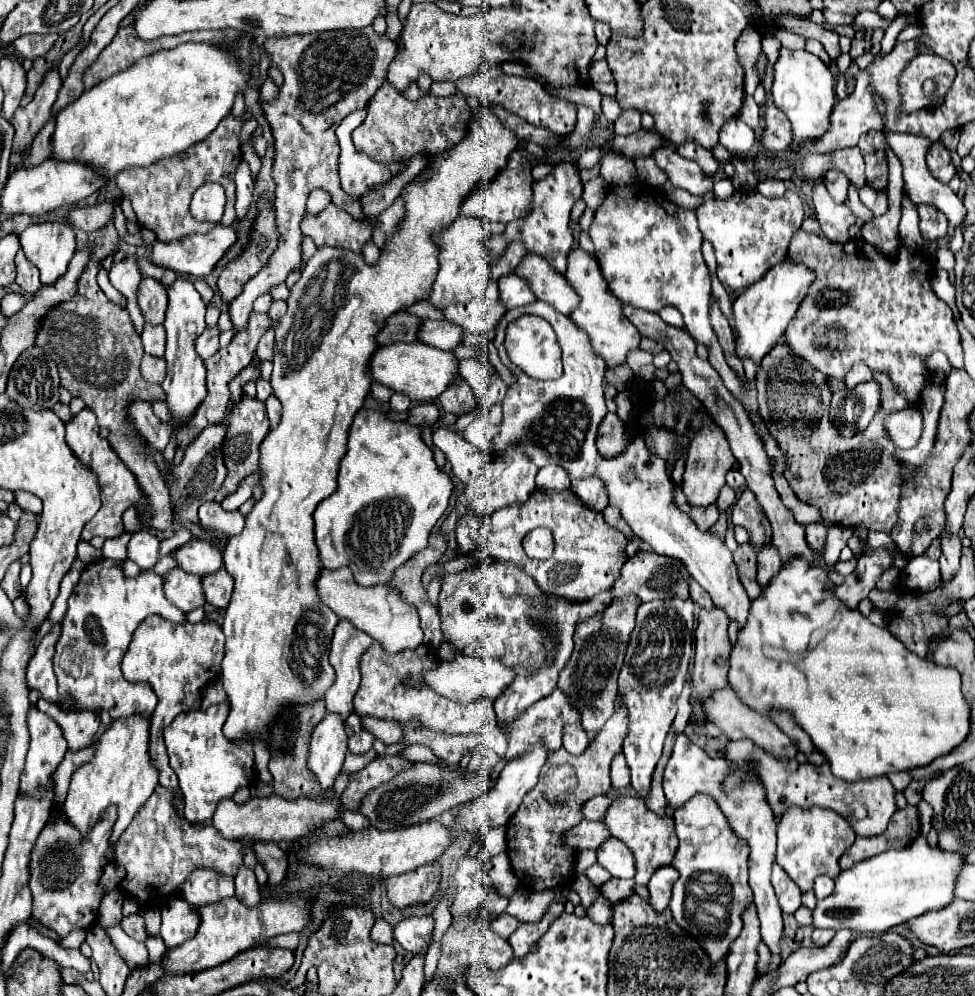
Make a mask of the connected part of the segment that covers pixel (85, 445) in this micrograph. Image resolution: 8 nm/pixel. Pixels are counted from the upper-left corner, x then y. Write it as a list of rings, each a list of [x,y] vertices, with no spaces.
[[[86,407],[80,413],[72,415],[72,419],[66,423],[66,441],[68,441],[70,449],[82,459],[84,465],[88,465],[90,469],[94,469],[94,473],[98,473],[100,487],[102,487],[102,507],[94,515],[94,519],[86,523],[86,527],[82,531],[82,541],[90,541],[96,535],[100,535],[100,537],[122,535],[122,513],[128,507],[136,507],[136,511],[140,513],[142,519],[150,517],[150,505],[148,505],[148,499],[144,497],[144,493],[136,481],[136,475],[124,465],[124,461],[118,459],[118,455],[110,447],[110,443],[106,439],[100,439],[98,431],[100,429],[98,429],[96,417]]]

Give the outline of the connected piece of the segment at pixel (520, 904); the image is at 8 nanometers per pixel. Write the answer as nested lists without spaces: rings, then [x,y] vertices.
[[[514,891],[505,912],[514,915],[520,922],[537,922],[546,913],[546,909],[552,905],[552,901],[554,901],[552,893]]]

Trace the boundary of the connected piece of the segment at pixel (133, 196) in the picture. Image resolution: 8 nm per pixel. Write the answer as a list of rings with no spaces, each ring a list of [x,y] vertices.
[[[246,109],[244,115],[240,115],[240,117],[234,117],[230,113],[226,119],[220,121],[220,125],[214,129],[214,133],[210,133],[210,137],[198,141],[198,145],[192,145],[192,149],[188,149],[186,153],[178,153],[174,157],[162,159],[148,167],[134,167],[134,169],[126,169],[126,171],[118,173],[116,185],[122,189],[124,197],[128,197],[132,201],[132,207],[134,207],[134,213],[136,213],[140,225],[146,229],[152,229],[160,241],[172,241],[172,239],[180,239],[180,237],[192,235],[192,233],[208,233],[216,225],[214,223],[198,223],[190,215],[188,207],[190,207],[192,193],[202,183],[212,181],[212,183],[220,183],[226,189],[228,203],[226,203],[220,225],[230,227],[236,221],[234,173],[236,173],[238,163],[242,161],[240,131],[248,119],[252,119],[250,109]]]

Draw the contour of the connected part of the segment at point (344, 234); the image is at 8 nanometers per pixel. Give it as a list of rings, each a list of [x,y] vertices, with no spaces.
[[[330,203],[314,217],[304,217],[302,233],[310,235],[316,247],[338,247],[354,253],[362,253],[362,247],[372,241],[376,217],[354,219],[338,205]]]

